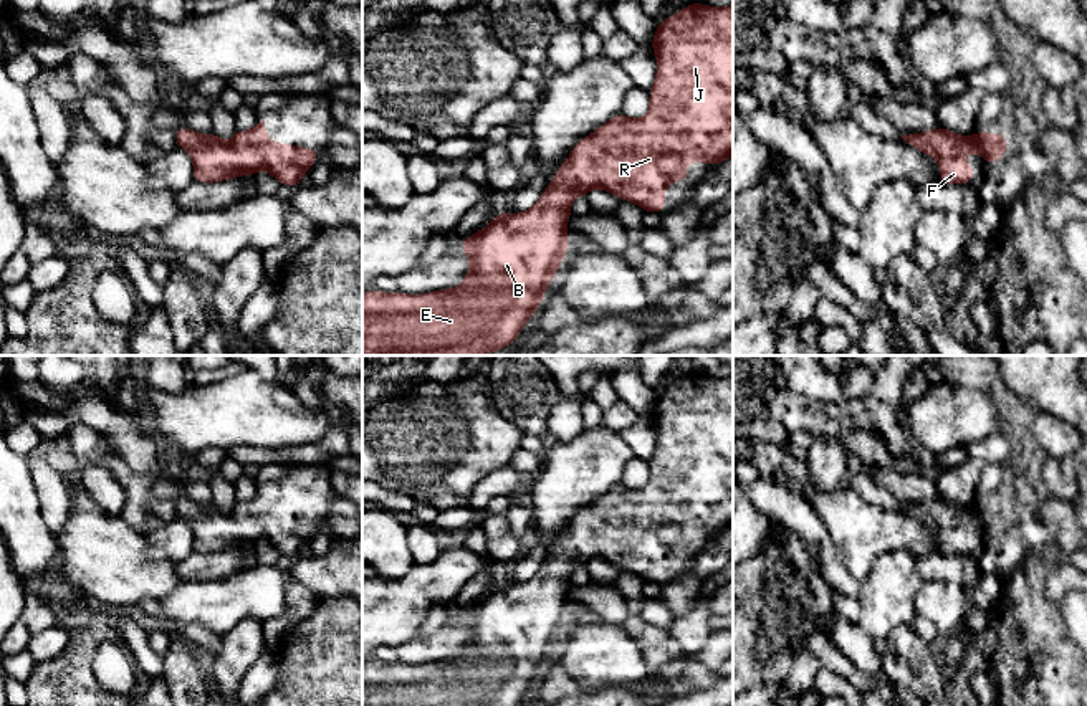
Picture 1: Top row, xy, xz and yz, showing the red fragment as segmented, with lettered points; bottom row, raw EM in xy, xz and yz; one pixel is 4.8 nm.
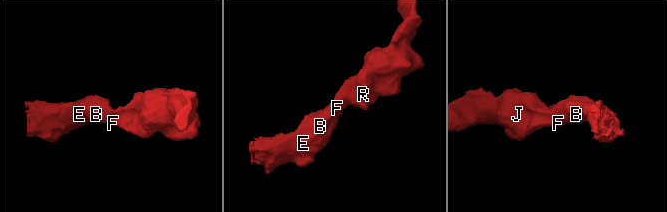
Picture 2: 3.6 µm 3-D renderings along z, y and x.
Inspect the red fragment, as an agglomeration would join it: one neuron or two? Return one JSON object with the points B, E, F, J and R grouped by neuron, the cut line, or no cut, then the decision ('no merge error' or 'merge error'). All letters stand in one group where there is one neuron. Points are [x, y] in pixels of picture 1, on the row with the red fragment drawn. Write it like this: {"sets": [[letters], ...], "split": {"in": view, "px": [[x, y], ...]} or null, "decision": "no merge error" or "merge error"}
{"sets": [["B", "E", "F", "J", "R"]], "split": null, "decision": "no merge error"}

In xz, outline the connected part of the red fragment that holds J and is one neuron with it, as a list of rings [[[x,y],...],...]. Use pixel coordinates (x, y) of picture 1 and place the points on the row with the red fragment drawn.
[[[693,2],[658,21],[650,46],[658,68],[649,91],[647,114],[640,119],[624,114],[611,117],[574,145],[528,212],[496,213],[488,227],[463,240],[460,250],[470,258],[470,271],[458,288],[427,294],[382,293],[377,288],[362,293],[362,355],[481,355],[505,349],[538,311],[549,281],[559,271],[569,246],[566,233],[574,197],[586,197],[599,187],[637,203],[644,212],[660,213],[665,210],[665,185],[688,180],[688,162],[718,165],[733,157],[733,5],[716,8]]]

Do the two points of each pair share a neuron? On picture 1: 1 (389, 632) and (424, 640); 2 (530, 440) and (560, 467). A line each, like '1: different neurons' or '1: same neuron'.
1: different neurons
2: different neurons

